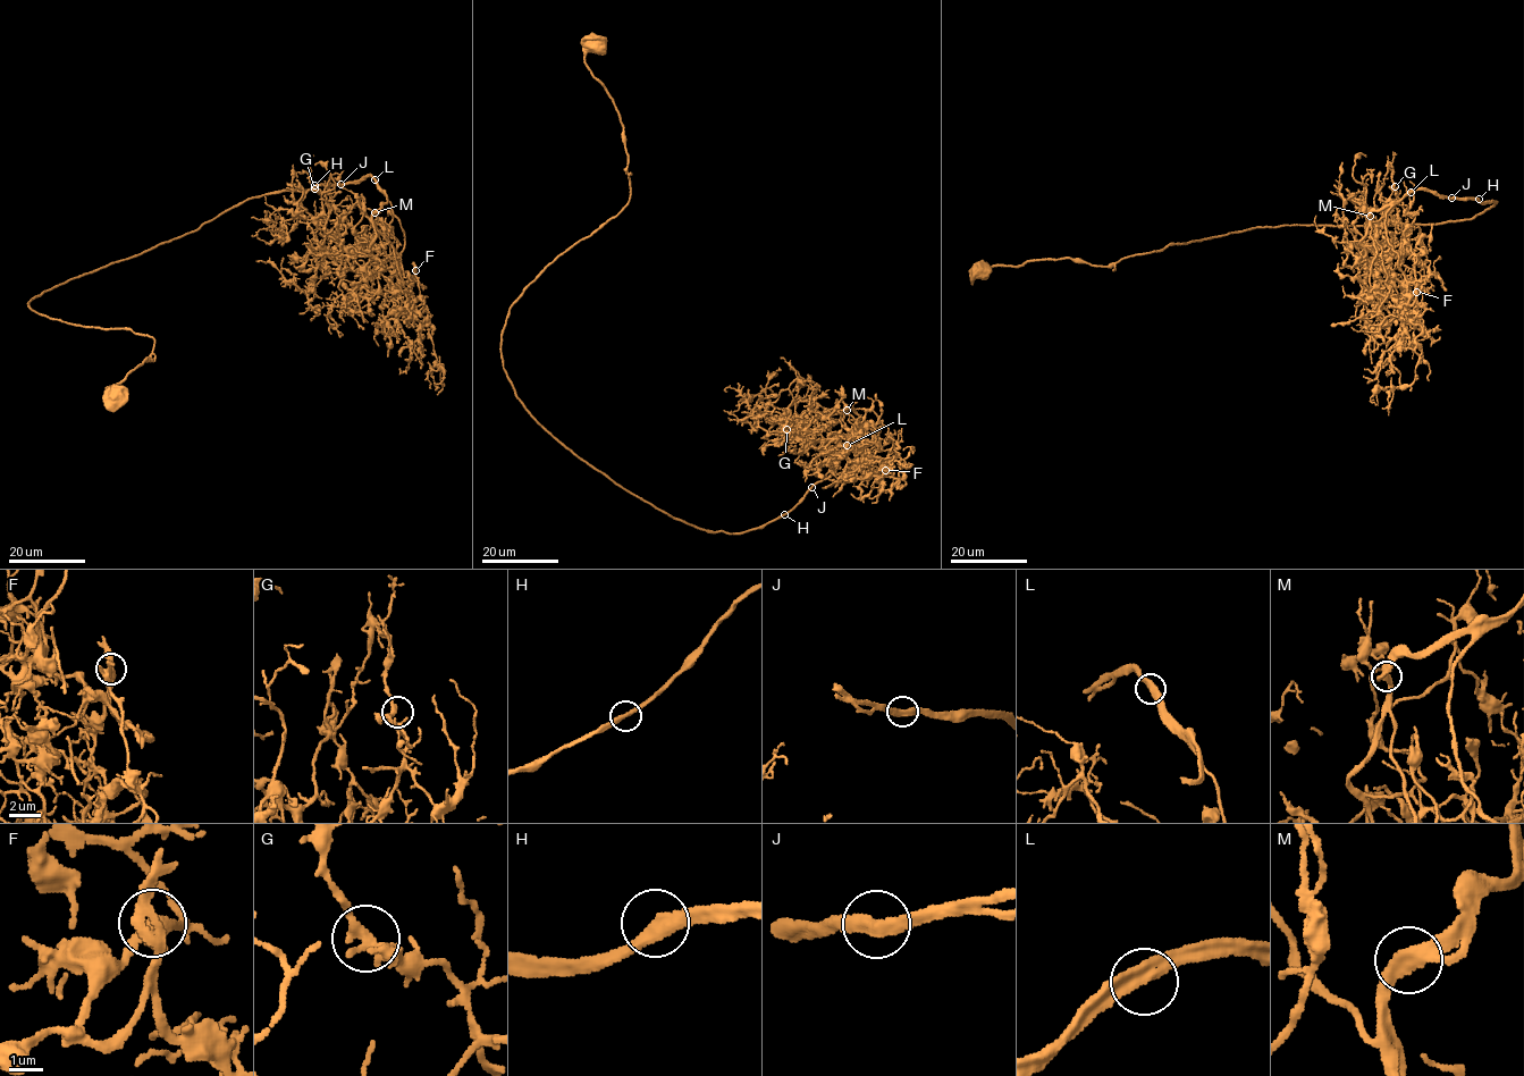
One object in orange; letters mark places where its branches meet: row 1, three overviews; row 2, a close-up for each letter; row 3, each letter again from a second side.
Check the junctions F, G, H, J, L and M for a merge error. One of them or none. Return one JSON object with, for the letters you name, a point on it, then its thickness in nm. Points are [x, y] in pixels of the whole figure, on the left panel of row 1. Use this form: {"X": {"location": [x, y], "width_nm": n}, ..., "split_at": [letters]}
{"split_at": []}

